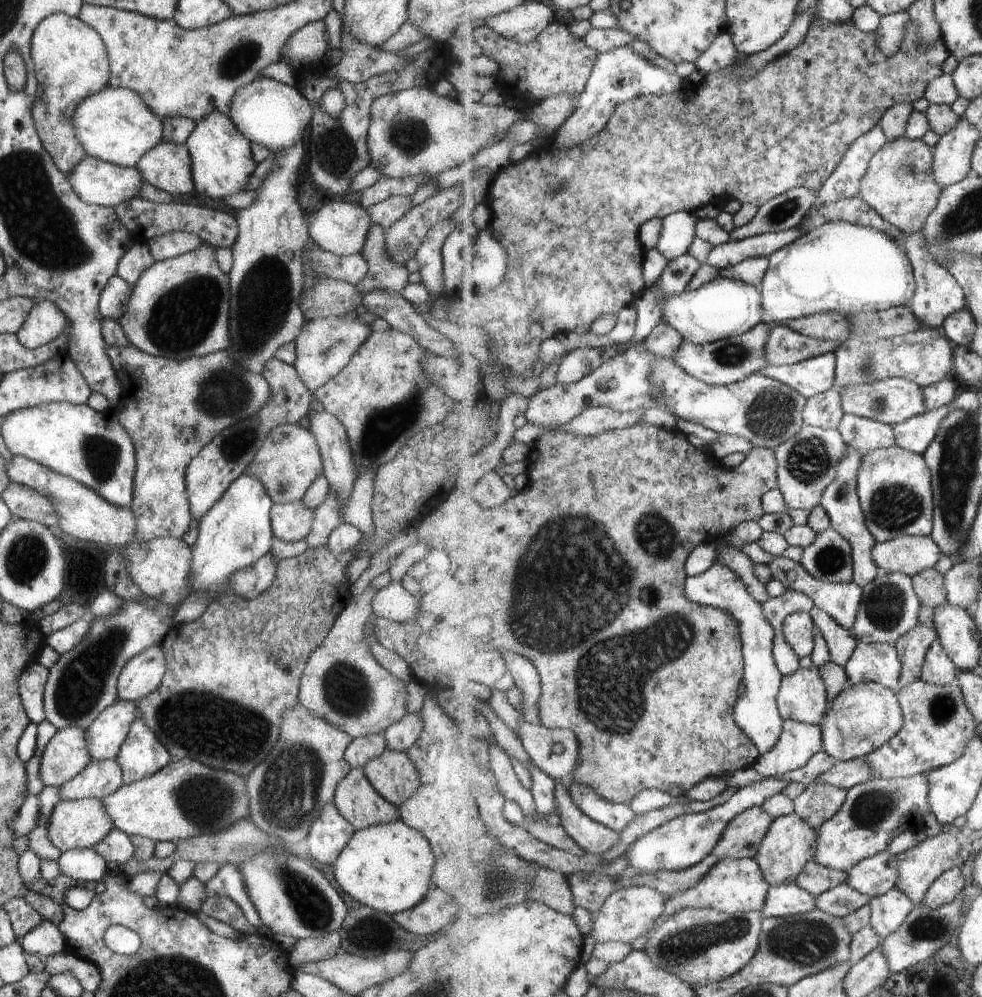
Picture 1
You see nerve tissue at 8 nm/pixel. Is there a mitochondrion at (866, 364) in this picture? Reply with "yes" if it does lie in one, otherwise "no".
yes

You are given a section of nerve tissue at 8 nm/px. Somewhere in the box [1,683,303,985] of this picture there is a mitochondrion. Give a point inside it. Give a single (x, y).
(205, 803)

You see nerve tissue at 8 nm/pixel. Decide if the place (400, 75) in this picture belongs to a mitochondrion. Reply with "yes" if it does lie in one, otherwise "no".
no

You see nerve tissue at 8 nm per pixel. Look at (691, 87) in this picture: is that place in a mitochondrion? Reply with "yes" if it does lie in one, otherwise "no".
no

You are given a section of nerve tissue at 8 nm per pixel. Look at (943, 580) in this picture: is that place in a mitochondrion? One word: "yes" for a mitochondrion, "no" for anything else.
no

